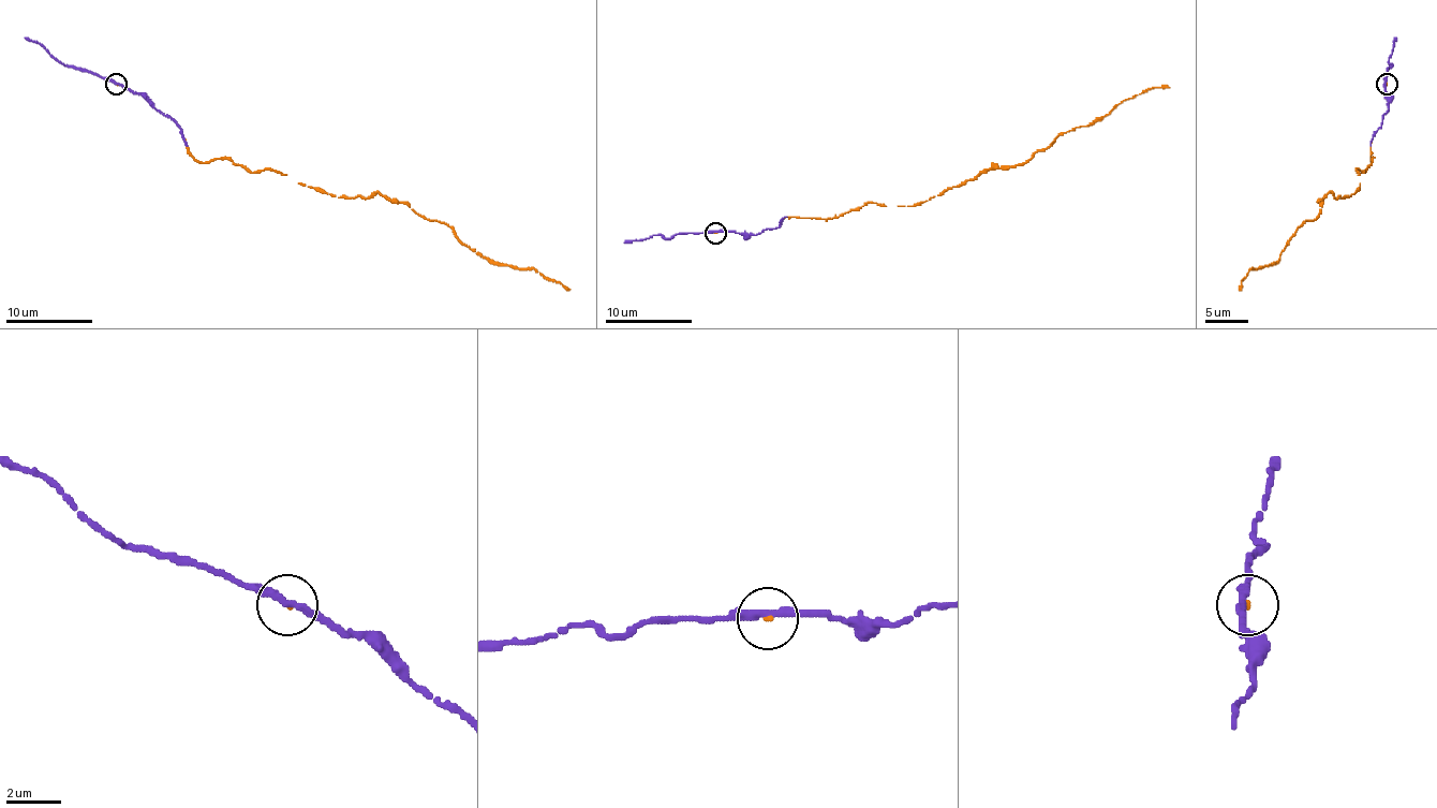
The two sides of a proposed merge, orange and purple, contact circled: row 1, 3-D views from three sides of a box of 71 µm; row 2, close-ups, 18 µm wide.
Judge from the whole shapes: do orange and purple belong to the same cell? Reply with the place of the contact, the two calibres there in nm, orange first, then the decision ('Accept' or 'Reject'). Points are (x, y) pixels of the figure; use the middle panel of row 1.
Place: (715, 233). Thickness 110 nm (orange) against 300 nm. Accept

